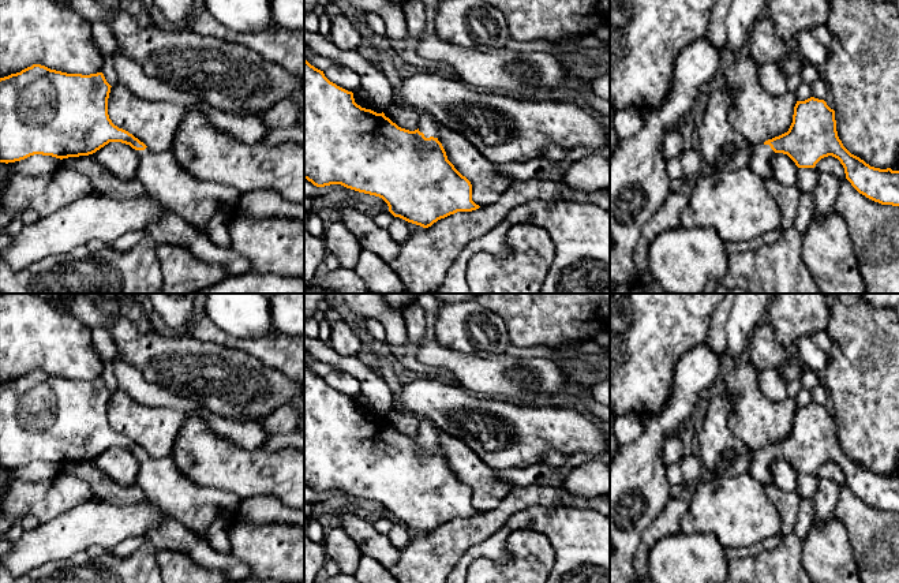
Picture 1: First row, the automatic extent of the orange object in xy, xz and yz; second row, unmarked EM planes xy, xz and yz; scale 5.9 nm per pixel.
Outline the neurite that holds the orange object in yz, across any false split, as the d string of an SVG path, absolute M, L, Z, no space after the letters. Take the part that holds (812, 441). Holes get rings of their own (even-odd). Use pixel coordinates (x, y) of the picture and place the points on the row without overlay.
M810 403L805 407L797 407L789 437L761 451L754 451L748 474L764 486L773 485L771 463L775 459L787 460L798 474L814 474L821 464L832 461L840 467L846 485L859 500L881 511L899 512L899 477L870 472L851 460L838 442L835 416L824 406Z

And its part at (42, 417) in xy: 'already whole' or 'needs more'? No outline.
needs more

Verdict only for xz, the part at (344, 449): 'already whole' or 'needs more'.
needs more

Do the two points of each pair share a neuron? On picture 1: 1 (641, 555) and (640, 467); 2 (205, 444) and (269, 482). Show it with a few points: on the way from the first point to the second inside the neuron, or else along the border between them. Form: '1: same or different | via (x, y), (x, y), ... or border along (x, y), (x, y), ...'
1: different | border along (659, 512), (644, 531), (635, 556), (633, 568)
2: same | via (221, 460), (228, 467), (242, 473), (253, 473)

